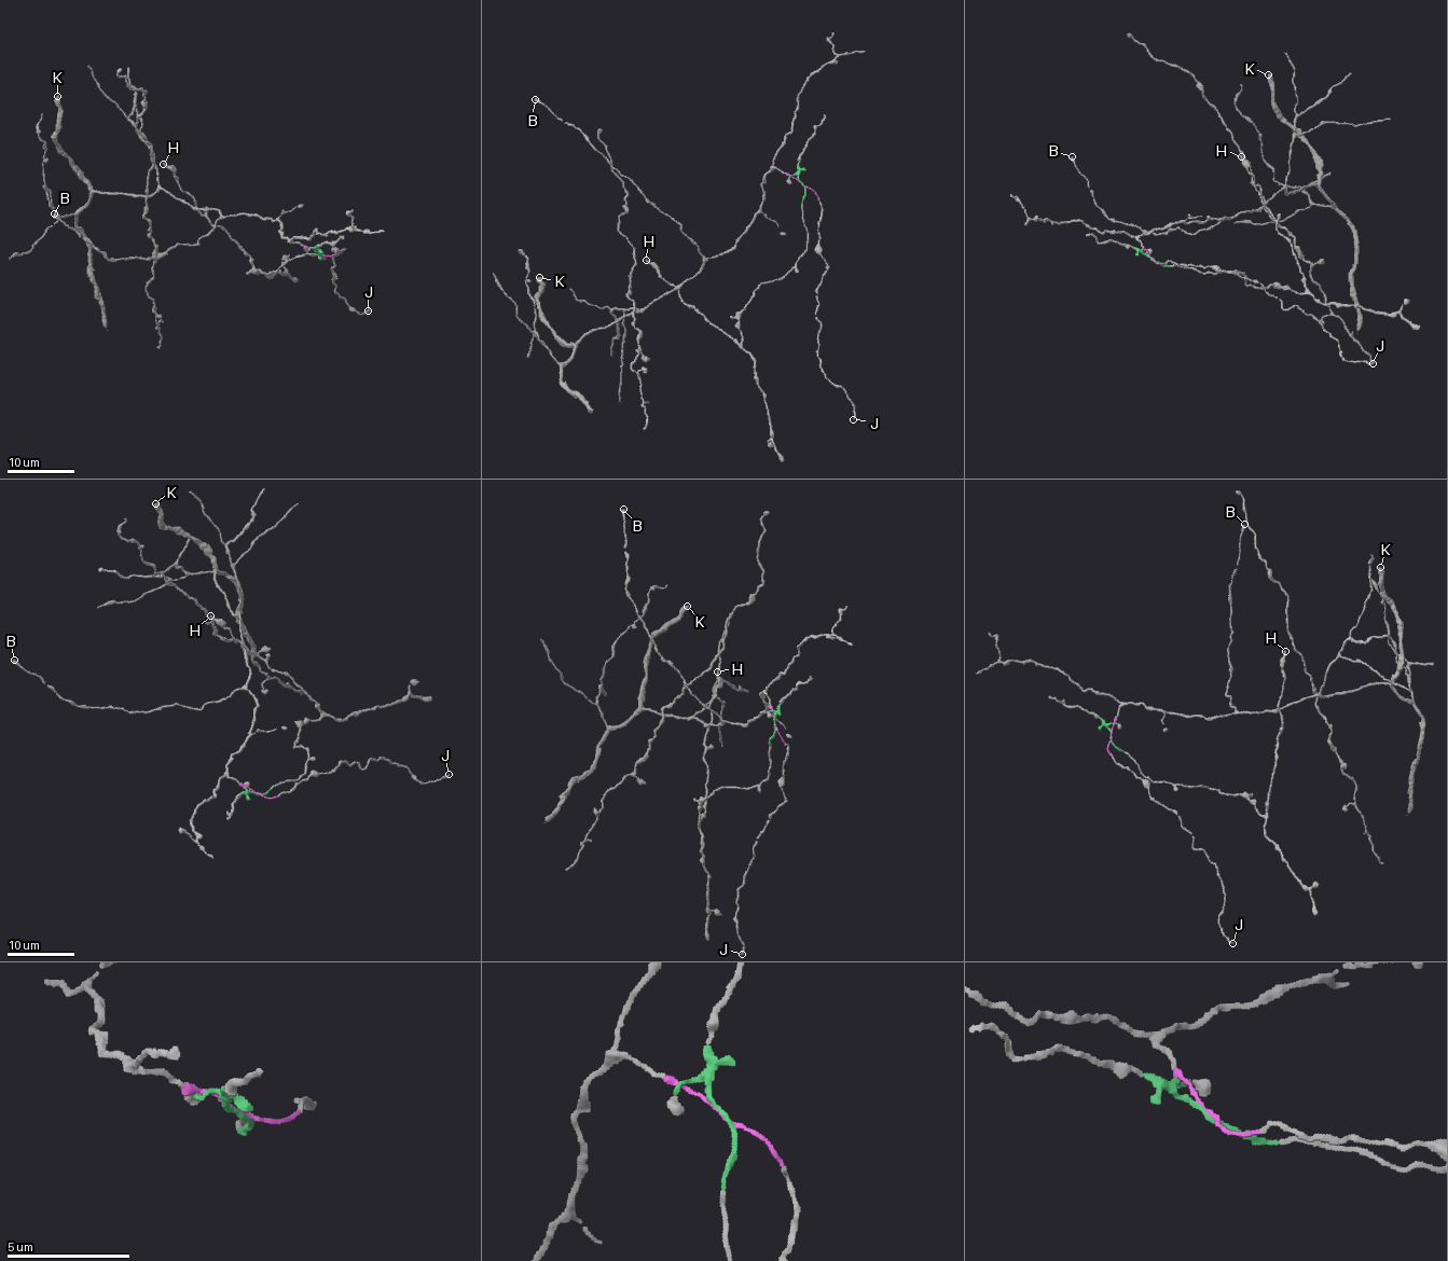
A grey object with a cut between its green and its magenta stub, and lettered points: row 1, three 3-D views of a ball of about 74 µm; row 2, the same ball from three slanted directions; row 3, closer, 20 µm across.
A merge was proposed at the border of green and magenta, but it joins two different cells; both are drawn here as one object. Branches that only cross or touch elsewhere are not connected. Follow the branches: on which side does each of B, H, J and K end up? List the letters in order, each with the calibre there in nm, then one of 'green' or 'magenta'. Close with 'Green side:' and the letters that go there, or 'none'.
B: 360 nm thick; magenta
H: 240 nm thick; green
J: 200 nm thick; magenta
K: 460 nm thick; magenta
Green side: H

